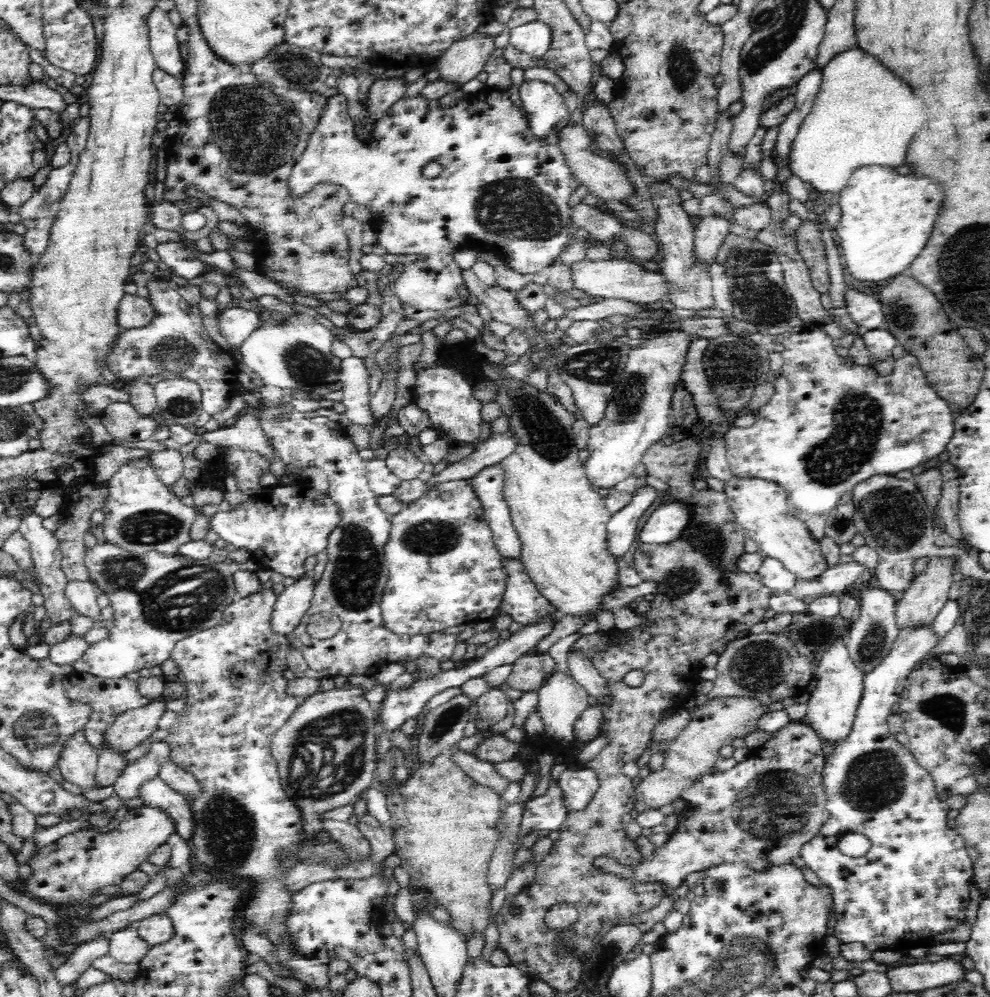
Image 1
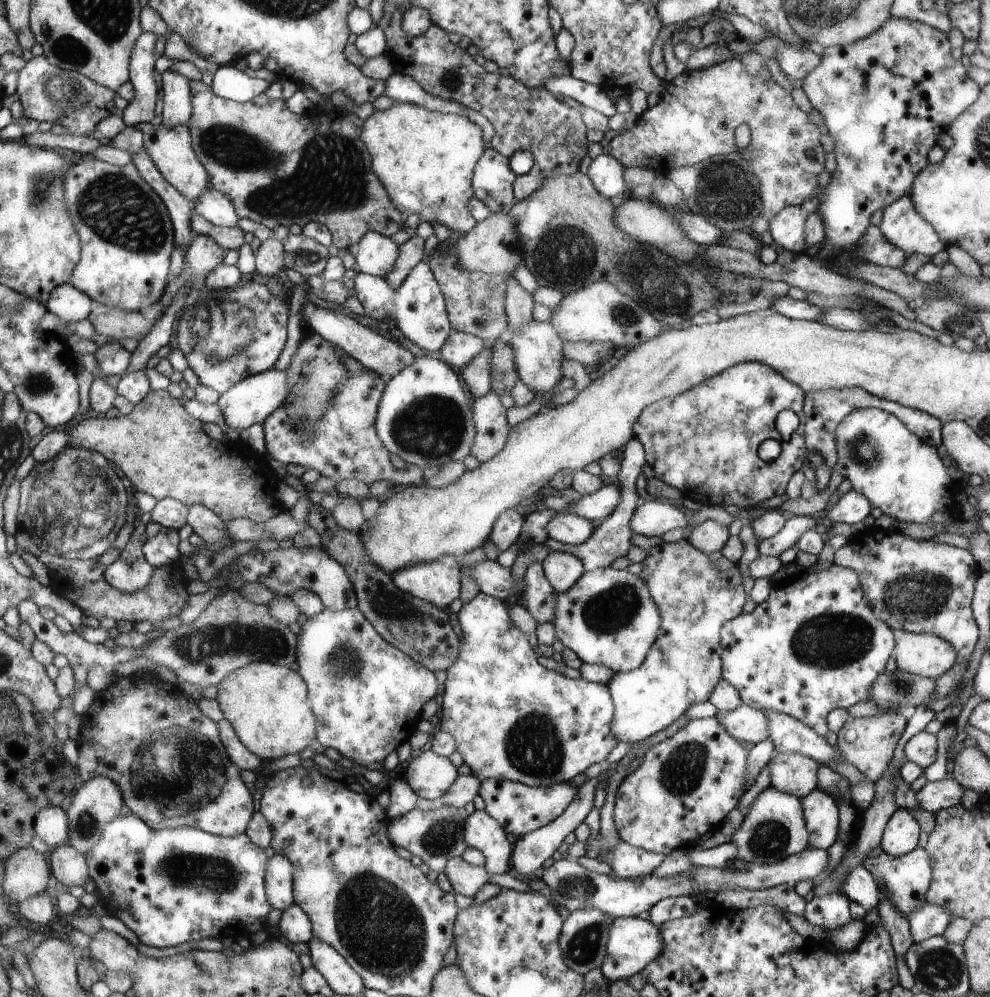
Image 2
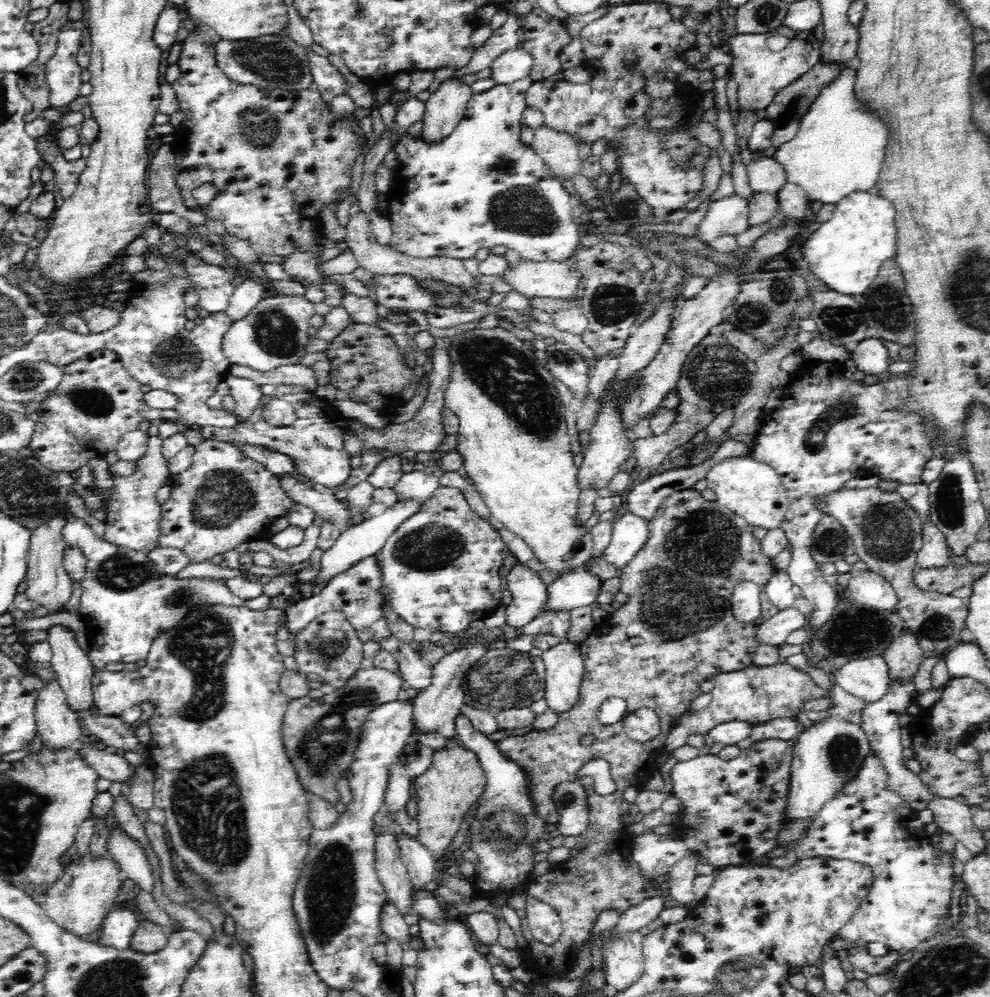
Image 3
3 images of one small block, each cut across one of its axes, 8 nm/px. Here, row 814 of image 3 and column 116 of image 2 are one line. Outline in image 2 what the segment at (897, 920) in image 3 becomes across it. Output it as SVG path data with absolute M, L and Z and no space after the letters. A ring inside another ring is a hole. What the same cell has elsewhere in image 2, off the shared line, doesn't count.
M128 814L128 816L118 816L116 820L108 824L106 830L97 839L96 847L92 852L84 855L88 864L89 878L95 883L96 895L101 905L103 905L107 916L115 916L121 920L138 937L141 944L154 948L175 947L184 942L198 942L202 938L230 937L235 941L242 938L250 939L260 930L270 930L268 925L268 912L272 910L271 902L268 901L267 892L264 892L264 872L266 872L266 854L260 850L246 834L234 837L222 837L211 833L206 833L199 829L190 827L155 829L140 820L138 816Z

